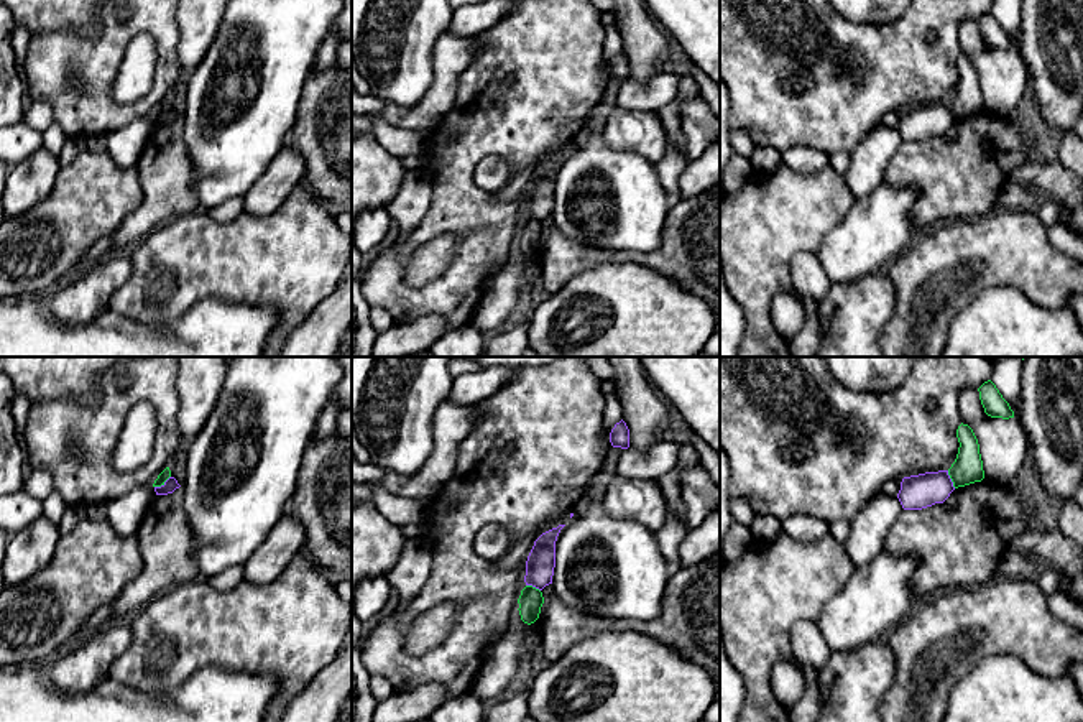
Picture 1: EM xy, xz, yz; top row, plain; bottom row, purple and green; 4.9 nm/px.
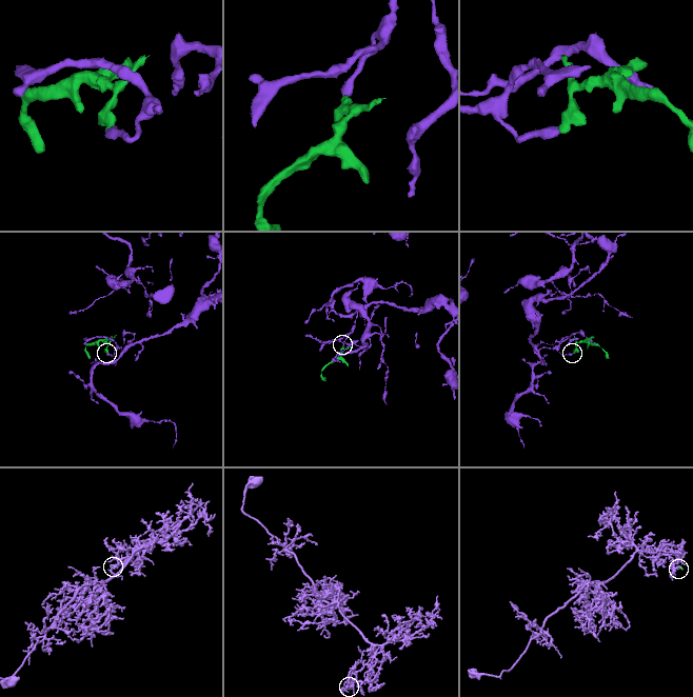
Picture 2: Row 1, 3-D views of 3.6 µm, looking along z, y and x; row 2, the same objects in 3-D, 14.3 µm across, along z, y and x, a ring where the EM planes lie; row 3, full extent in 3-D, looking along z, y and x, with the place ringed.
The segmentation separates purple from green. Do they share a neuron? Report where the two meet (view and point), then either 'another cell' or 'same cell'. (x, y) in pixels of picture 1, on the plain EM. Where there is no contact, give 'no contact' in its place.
xy (161, 117) | another cell

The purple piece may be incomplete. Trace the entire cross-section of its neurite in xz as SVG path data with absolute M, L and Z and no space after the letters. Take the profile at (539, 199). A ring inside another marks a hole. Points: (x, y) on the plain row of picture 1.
M559 156L557 160L542 164L534 173L526 192L526 217L542 222L546 217L552 215L555 199L555 173L564 158L565 156Z

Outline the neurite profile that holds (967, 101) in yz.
M961 54L956 61L956 69L960 74L958 86L948 100L948 107L955 120L981 113L984 110L979 76L973 61Z

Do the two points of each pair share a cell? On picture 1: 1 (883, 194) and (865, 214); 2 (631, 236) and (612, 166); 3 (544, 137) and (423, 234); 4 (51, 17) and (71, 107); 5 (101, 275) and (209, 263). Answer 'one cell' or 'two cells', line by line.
1: one cell
2: one cell
3: one cell
4: two cells
5: two cells

